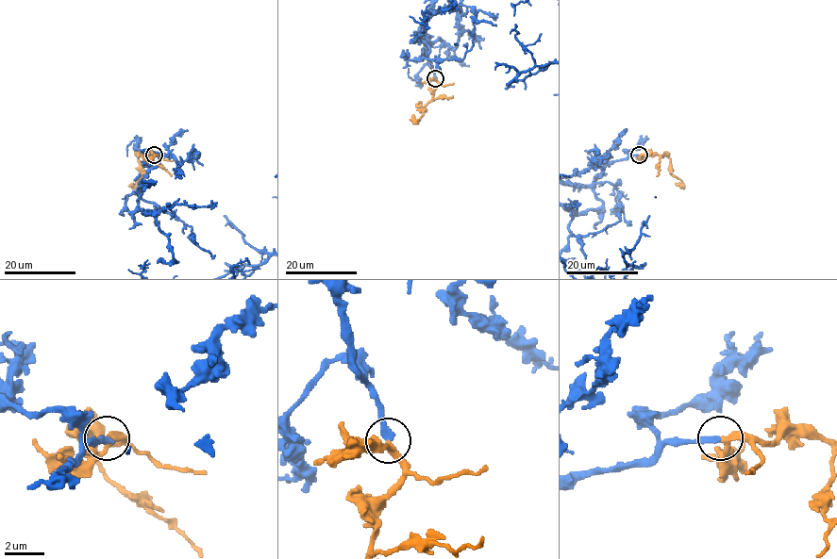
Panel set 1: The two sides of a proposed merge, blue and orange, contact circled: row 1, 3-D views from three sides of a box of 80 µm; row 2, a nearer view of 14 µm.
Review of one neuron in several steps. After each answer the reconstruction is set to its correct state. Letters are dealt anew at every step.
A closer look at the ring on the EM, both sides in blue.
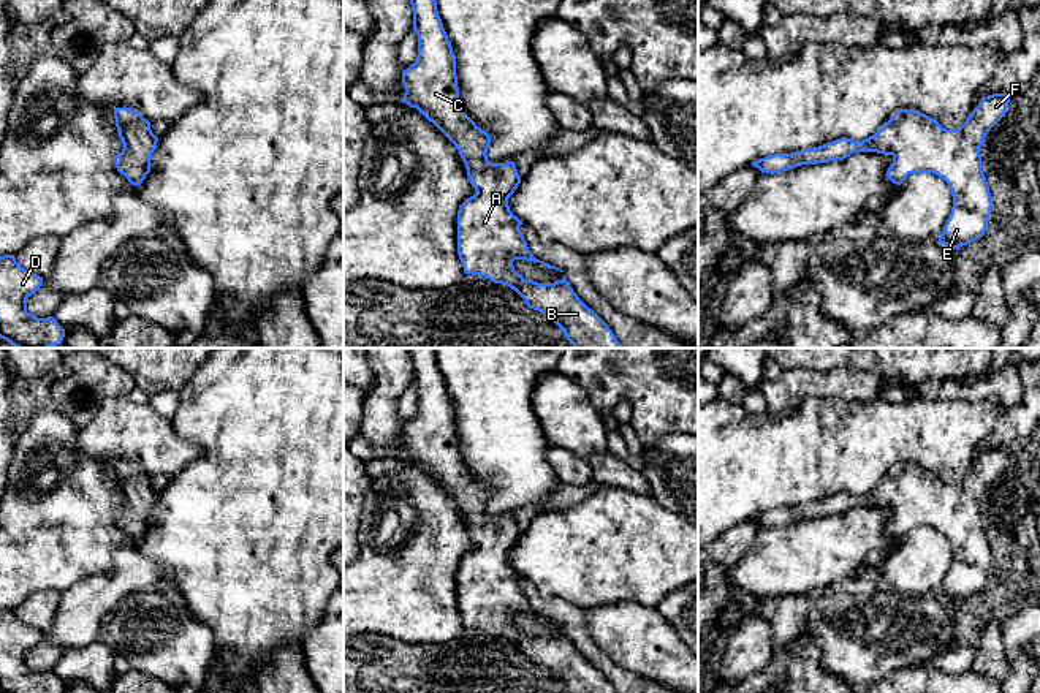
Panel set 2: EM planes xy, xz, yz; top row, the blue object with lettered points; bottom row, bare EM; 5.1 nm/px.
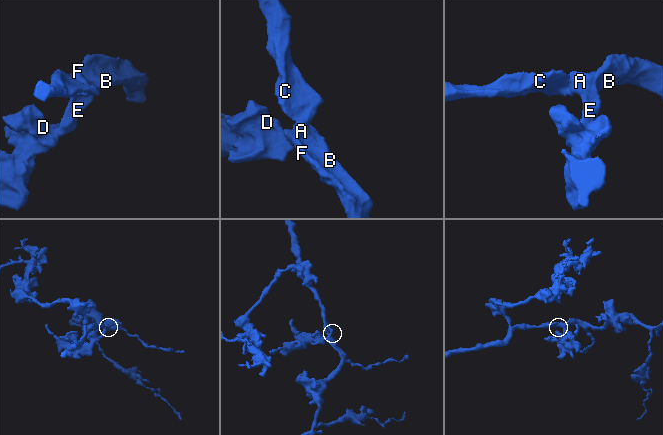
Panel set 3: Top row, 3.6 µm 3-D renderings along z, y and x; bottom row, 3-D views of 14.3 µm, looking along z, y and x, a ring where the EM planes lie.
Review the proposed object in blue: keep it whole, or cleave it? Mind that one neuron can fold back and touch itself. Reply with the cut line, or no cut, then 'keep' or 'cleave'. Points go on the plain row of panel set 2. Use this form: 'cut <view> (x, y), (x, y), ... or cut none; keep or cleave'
cut none; keep

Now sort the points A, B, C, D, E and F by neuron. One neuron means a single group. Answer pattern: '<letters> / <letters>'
A B C D E F

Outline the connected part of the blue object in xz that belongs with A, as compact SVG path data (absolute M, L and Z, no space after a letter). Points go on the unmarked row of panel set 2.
M408 348L408 351L413 365L413 384L418 389L418 410L416 416L402 426L405 443L402 457L416 462L454 498L465 517L469 535L476 546L457 565L457 609L464 628L486 631L494 638L510 641L524 653L529 663L549 669L567 693L616 693L609 680L578 652L565 631L554 638L538 638L524 633L514 625L513 615L526 614L564 627L537 614L529 604L519 584L522 574L508 560L508 552L521 538L516 519L514 516L492 517L488 514L486 508L491 490L462 464L456 430L456 410L438 370L435 348Z

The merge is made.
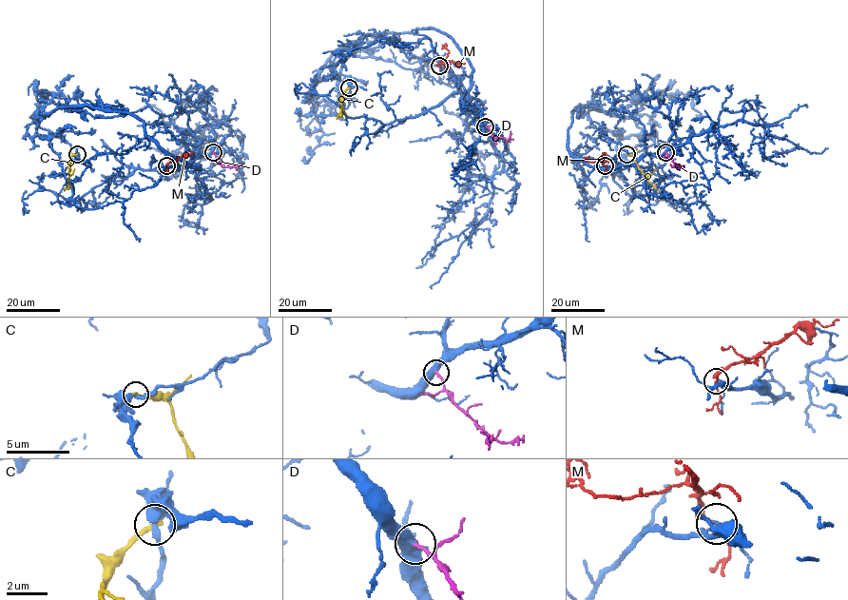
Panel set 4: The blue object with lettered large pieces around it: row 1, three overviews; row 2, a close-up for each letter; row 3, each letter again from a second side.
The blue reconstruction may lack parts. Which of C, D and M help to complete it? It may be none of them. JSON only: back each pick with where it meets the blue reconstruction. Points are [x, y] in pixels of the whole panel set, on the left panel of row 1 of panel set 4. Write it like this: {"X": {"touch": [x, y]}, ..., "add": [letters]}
{"D": {"touch": [213, 152]}, "add": ["D"]}

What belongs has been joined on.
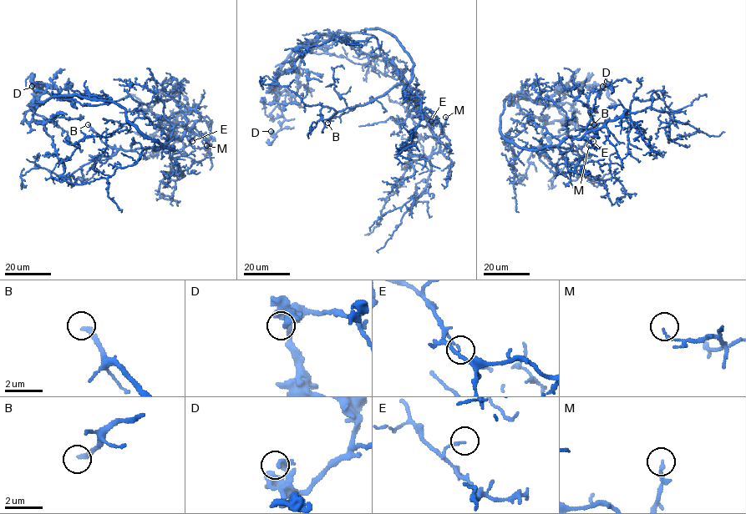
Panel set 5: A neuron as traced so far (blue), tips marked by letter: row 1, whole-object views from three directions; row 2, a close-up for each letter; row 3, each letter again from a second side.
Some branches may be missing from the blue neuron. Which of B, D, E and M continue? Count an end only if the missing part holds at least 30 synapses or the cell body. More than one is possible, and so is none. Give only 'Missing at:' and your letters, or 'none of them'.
Missing at: B

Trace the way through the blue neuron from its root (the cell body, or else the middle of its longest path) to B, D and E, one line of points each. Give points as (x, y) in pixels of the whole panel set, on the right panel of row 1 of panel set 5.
B: (510, 140), (519, 147), (529, 148), (555, 146), (575, 150), (584, 144), (594, 124)
D: (510, 140), (500, 128), (504, 101), (510, 95), (555, 104), (570, 89), (606, 84), (602, 86)
E: (510, 140), (519, 147), (535, 149), (558, 145), (568, 138), (585, 135), (589, 142), (593, 141)

